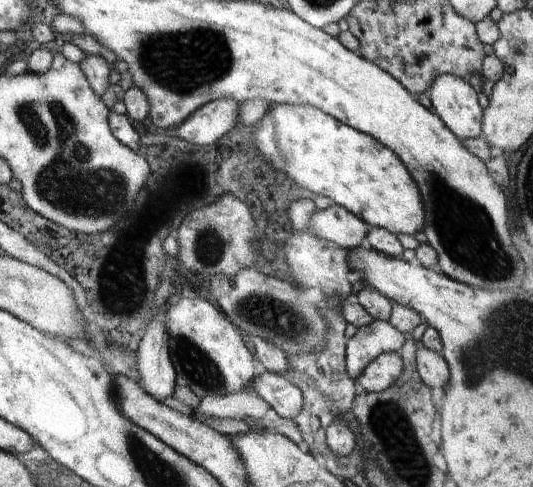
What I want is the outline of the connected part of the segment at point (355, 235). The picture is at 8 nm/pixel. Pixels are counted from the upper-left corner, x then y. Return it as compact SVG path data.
M334 203L326 209L314 212L308 231L311 235L316 234L346 249L361 246L371 228L372 226L359 216Z

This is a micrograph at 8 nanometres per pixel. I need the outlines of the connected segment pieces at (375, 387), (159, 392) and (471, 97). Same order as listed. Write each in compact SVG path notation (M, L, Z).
M384 352L366 366L355 382L358 389L377 393L392 386L402 373L403 363L399 353Z
M164 308L156 312L137 349L138 383L154 400L163 403L173 395L177 384L177 373L168 352Z
M441 74L432 82L428 96L433 111L460 140L483 136L483 108L470 83L451 74Z

